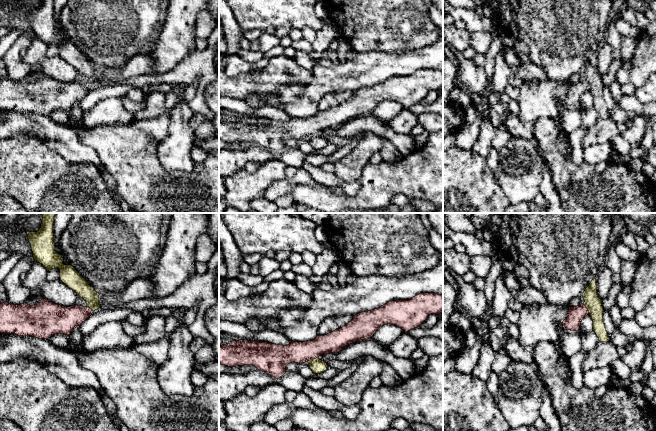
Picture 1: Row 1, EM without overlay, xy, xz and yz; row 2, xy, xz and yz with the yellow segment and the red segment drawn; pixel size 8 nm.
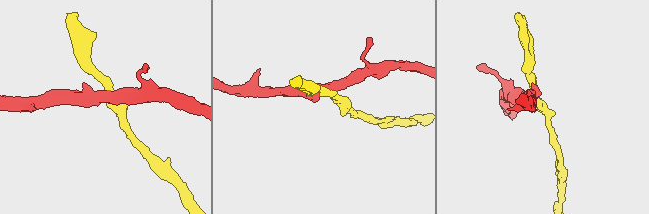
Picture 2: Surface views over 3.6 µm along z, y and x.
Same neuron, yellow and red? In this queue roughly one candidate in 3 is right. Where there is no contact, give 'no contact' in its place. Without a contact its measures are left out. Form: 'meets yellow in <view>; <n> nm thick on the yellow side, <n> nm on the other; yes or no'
meets yellow in xz; 120 nm thick on the yellow side, 180 nm on the other; no

